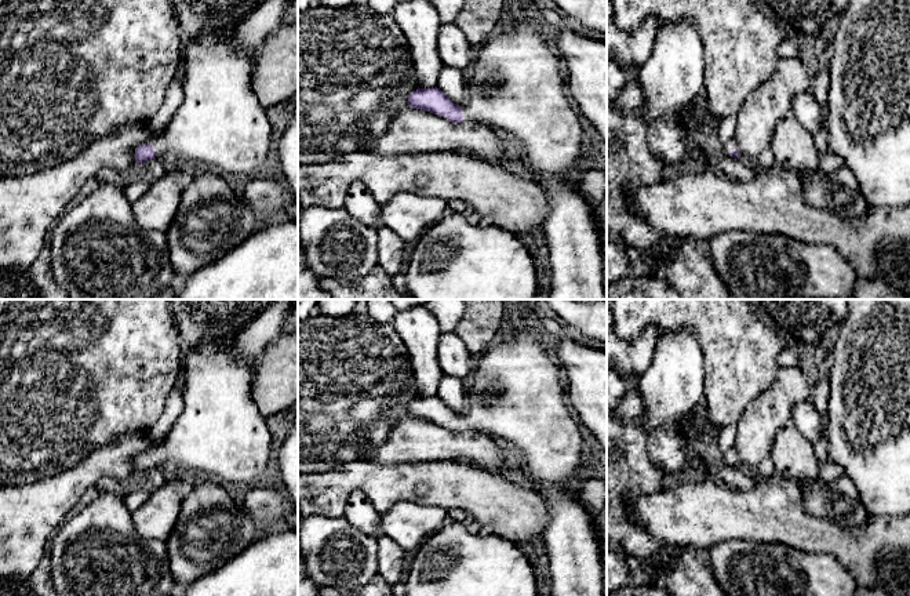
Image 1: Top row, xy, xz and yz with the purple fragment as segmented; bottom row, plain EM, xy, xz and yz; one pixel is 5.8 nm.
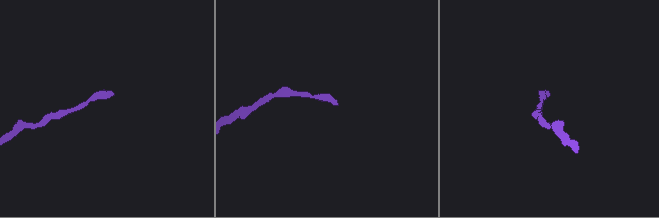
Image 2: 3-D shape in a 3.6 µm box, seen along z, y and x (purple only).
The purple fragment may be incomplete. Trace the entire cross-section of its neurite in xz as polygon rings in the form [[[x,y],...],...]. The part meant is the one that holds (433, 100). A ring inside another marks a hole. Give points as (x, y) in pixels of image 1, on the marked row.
[[[512,10],[492,36],[474,48],[466,77],[466,101],[462,106],[454,103],[440,88],[418,88],[408,95],[411,108],[440,115],[452,123],[463,120],[489,126],[500,132],[509,132],[521,143],[524,160],[540,179],[540,188],[549,200],[549,214],[542,226],[546,251],[550,257],[552,281],[549,299],[607,299],[604,291],[604,264],[601,248],[603,225],[594,208],[578,192],[572,177],[579,174],[583,155],[583,127],[568,102],[565,72],[553,46],[546,41],[539,29],[521,12]]]

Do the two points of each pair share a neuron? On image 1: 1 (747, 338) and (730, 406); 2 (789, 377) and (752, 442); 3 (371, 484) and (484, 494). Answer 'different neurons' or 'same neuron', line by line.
1: same neuron
2: same neuron
3: same neuron

